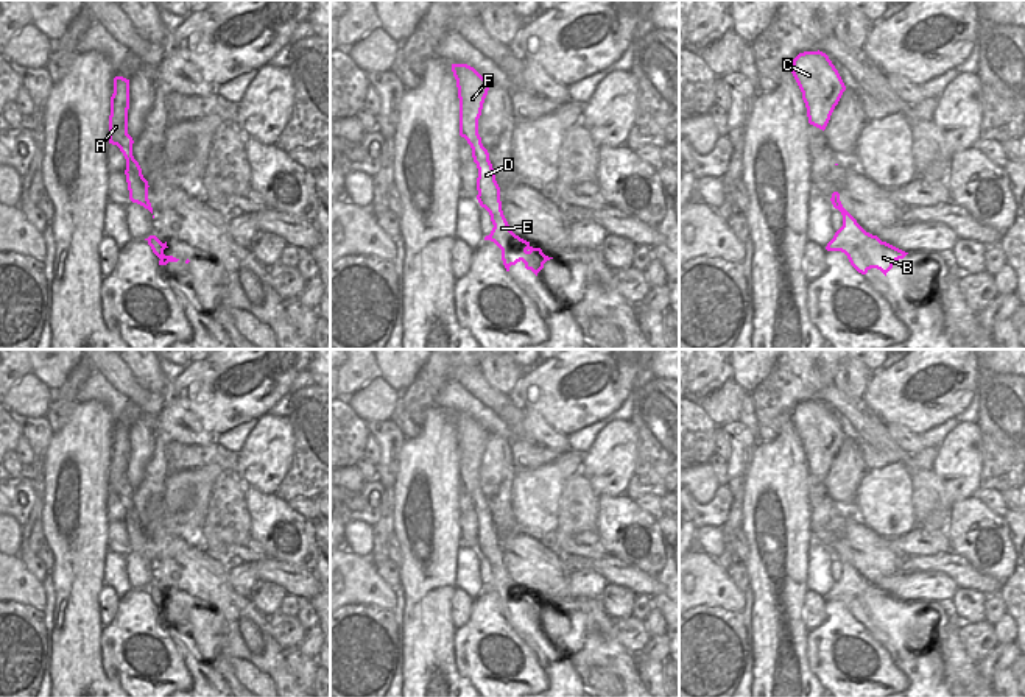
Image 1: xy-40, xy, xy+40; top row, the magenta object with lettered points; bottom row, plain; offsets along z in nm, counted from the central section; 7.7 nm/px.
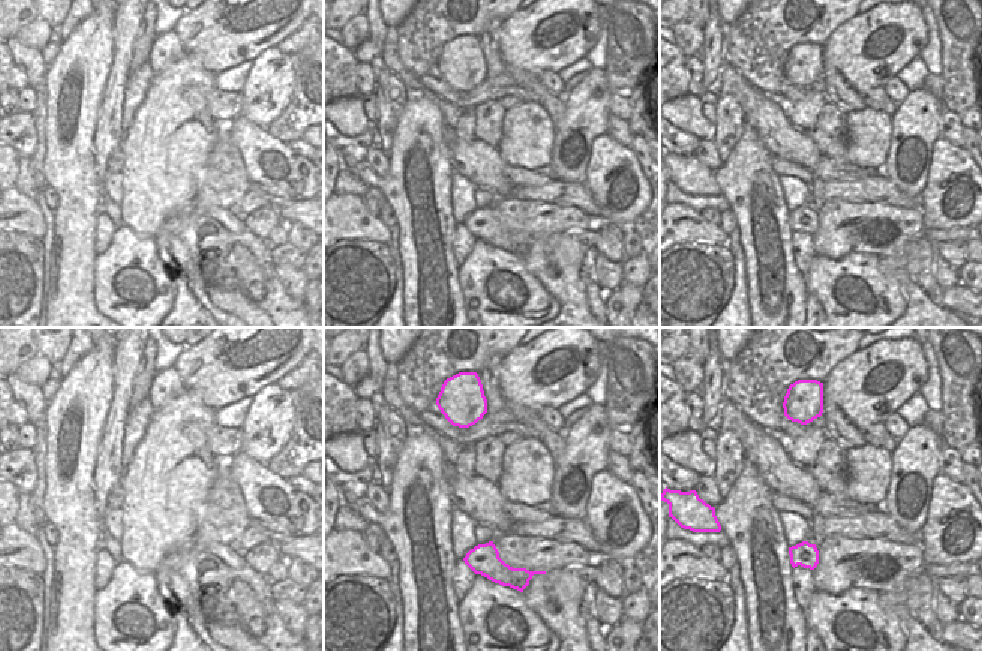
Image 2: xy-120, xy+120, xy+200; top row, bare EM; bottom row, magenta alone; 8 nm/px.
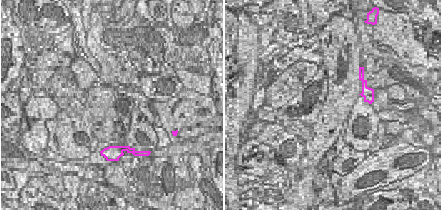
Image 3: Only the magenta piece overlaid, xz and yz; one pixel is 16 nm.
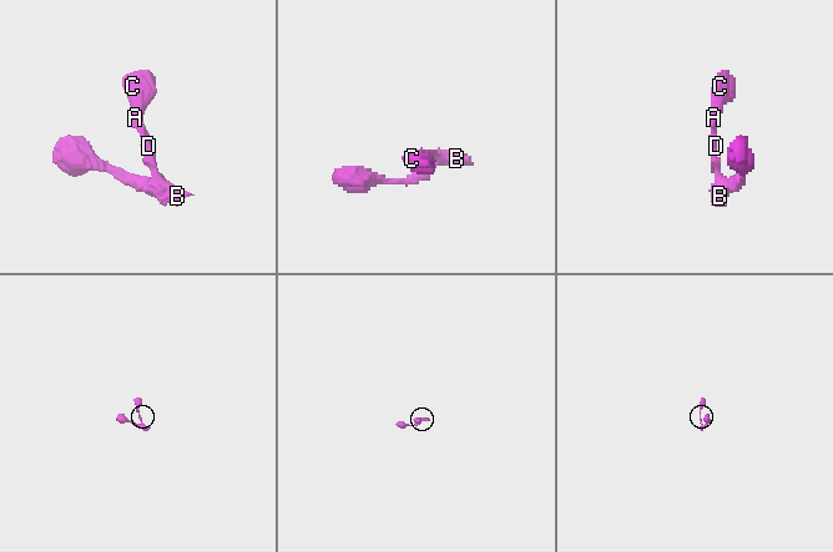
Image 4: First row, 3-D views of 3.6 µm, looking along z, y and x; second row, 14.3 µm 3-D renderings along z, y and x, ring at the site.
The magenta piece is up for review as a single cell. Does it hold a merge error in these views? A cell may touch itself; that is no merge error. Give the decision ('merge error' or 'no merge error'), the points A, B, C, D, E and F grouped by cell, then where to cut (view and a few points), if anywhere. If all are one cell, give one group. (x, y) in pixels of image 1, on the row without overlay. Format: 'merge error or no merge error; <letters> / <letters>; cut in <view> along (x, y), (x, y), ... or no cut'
no merge error; A B C D E F; no cut

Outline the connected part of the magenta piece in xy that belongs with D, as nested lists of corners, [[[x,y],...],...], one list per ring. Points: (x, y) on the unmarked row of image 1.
[[[452,413],[452,421],[456,429],[460,448],[460,485],[470,494],[472,507],[478,518],[477,549],[489,561],[494,574],[484,589],[494,591],[502,599],[502,610],[506,621],[509,621],[511,614],[522,610],[525,617],[537,625],[544,613],[553,607],[545,605],[541,597],[533,597],[530,591],[511,580],[502,560],[500,536],[495,530],[489,502],[478,483],[478,468],[491,433],[467,413]]]

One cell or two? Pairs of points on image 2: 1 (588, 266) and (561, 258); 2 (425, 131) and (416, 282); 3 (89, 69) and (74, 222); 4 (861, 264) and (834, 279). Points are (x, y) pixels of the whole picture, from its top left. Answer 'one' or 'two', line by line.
1: two
2: one
3: one
4: one

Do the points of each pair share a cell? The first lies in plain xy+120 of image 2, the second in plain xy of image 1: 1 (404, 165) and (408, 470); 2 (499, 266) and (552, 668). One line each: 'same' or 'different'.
1: same
2: different

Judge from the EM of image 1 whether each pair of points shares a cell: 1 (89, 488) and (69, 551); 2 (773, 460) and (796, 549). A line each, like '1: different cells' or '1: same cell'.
1: same cell
2: same cell

